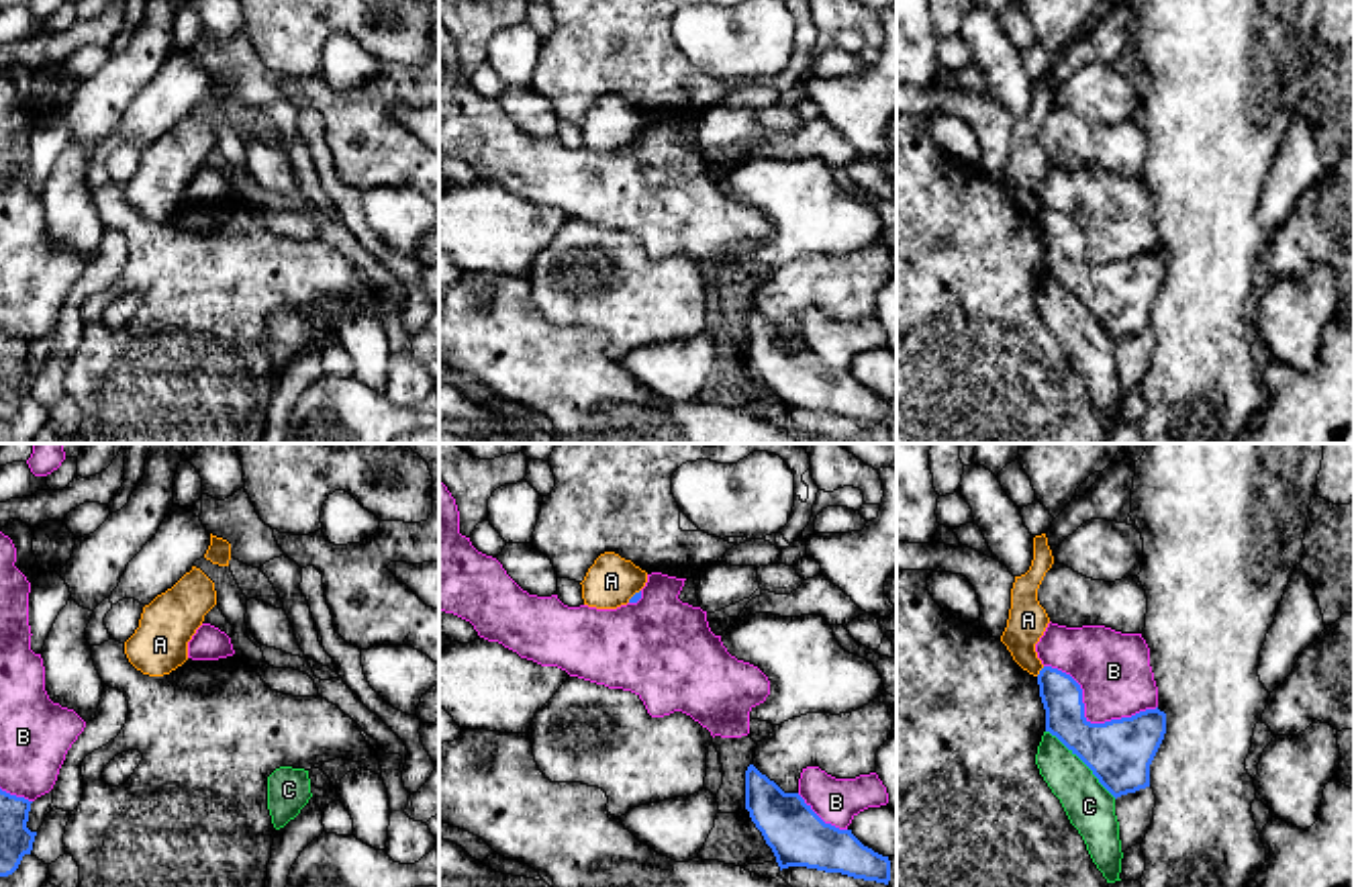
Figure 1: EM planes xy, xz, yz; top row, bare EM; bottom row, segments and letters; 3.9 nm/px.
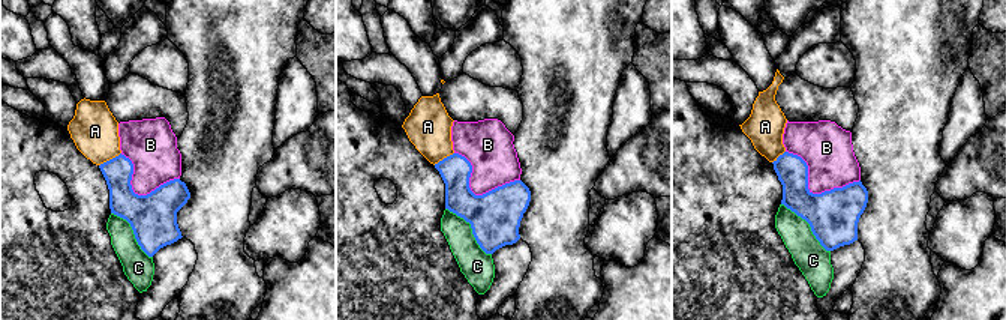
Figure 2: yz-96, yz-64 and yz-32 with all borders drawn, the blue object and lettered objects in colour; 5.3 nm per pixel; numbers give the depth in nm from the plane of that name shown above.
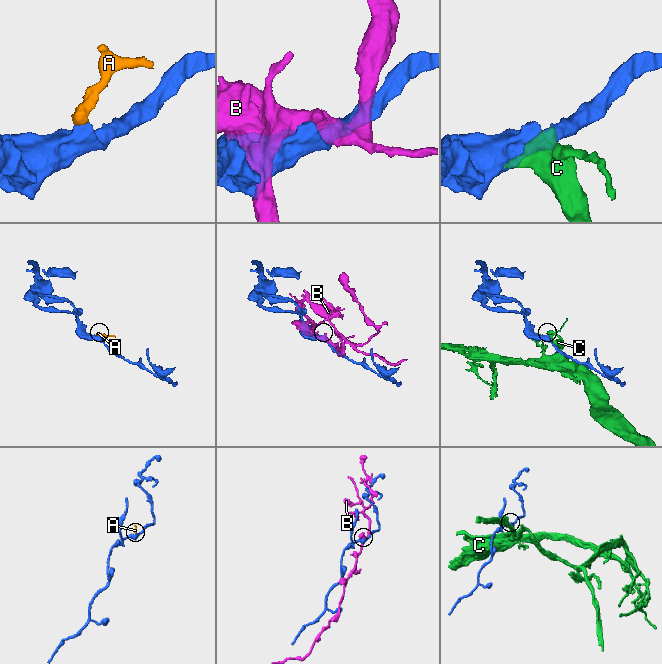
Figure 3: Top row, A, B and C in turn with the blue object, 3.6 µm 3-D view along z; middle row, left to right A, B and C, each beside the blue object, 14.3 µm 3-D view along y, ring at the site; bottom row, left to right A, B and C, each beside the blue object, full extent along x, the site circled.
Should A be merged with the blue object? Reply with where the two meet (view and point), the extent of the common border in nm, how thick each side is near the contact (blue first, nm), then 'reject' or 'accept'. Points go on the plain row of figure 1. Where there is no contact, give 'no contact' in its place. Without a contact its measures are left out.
meets blue in yz at (1040, 213); contact 50 nm long; 160 nm thick on the blue side, 160 nm on the other; reject

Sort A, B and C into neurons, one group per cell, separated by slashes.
A / B / C

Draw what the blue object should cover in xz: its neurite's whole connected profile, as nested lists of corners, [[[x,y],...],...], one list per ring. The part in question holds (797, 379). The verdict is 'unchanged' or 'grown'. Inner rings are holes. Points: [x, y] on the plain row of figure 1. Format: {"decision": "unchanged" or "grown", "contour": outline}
{"decision": "unchanged", "contour": [[[749,307],[745,313],[745,352],[749,354],[756,370],[762,374],[766,386],[772,390],[780,413],[788,409],[807,409],[888,427],[888,399],[864,388],[852,376],[852,372],[839,372],[831,366],[825,366],[799,335],[784,335],[754,307]]]}

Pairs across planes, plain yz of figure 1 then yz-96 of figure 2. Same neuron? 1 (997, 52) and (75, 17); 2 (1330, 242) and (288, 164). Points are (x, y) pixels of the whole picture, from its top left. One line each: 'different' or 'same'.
1: different
2: same

